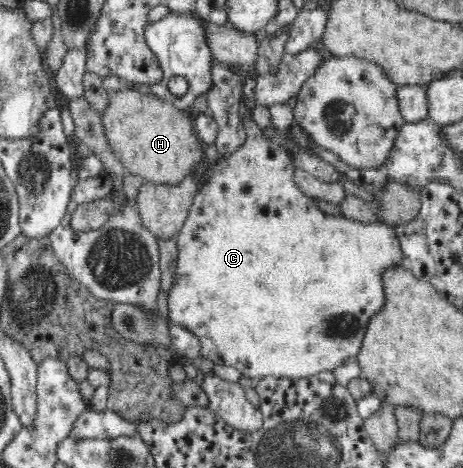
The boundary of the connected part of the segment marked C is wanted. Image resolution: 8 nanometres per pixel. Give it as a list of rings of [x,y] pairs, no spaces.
[[[243,108],[239,112],[246,131],[245,142],[230,156],[217,162],[208,177],[196,192],[190,212],[179,235],[176,237],[179,245],[179,263],[175,286],[167,296],[168,316],[171,324],[181,325],[199,337],[201,341],[202,358],[215,364],[233,366],[241,371],[243,376],[257,380],[262,376],[287,377],[300,379],[318,375],[323,370],[333,370],[343,364],[351,356],[358,356],[363,344],[369,320],[387,304],[385,297],[384,273],[404,267],[405,253],[397,240],[395,226],[375,220],[372,223],[350,219],[345,215],[326,214],[307,197],[293,181],[293,171],[290,156],[275,142],[263,137],[261,129],[250,116],[250,111]]]

